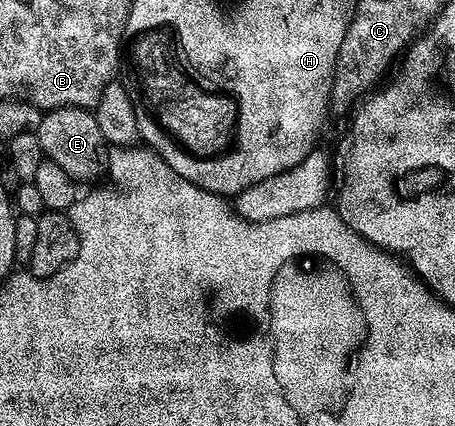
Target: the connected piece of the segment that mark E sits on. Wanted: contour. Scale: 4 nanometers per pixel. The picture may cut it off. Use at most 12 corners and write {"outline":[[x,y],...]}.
{"outline":[[52,107],[37,132],[79,185],[108,174],[109,144],[85,107]]}

